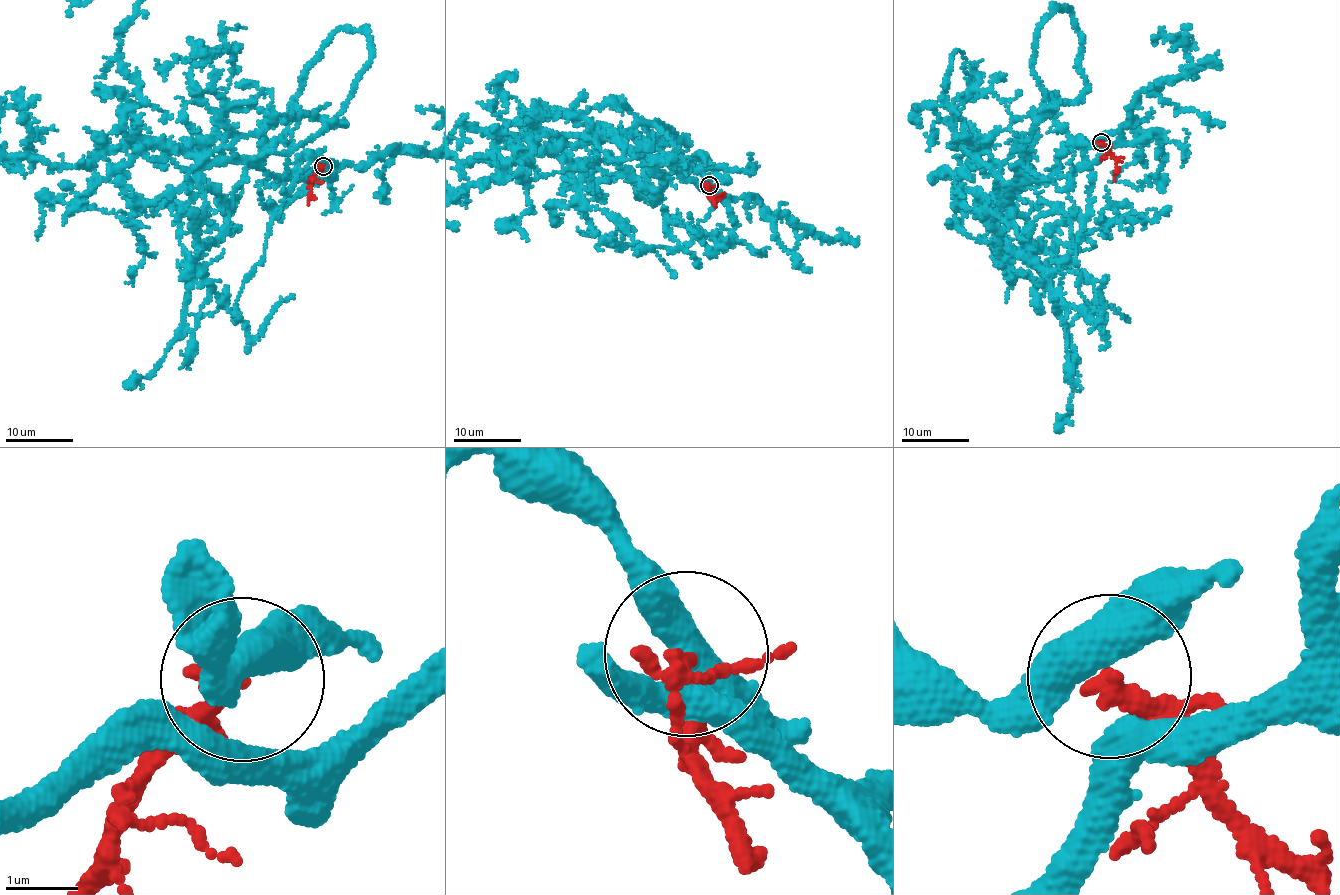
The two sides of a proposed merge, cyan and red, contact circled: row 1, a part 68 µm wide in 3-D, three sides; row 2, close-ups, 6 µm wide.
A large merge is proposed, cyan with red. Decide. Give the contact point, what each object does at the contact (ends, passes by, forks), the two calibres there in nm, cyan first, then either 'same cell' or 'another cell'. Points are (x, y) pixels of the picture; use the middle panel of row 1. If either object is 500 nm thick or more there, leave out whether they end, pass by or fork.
place (709, 185); cyan passes by; red ends; calibres 480 and 280 nm; another cell

